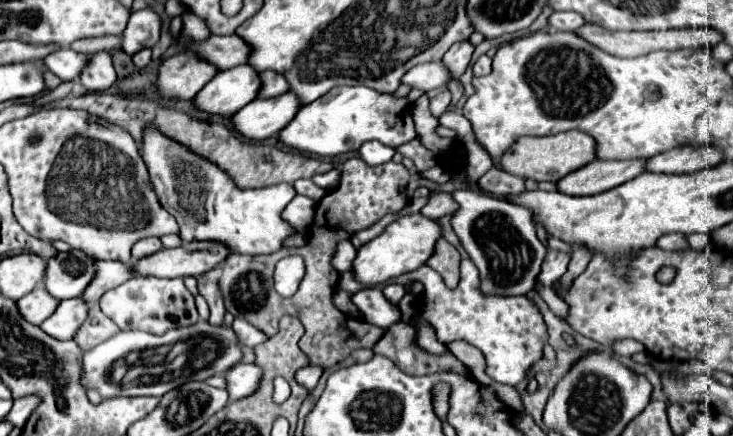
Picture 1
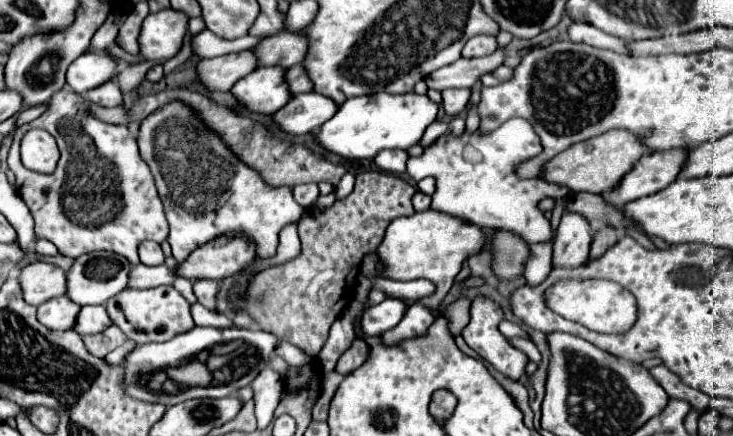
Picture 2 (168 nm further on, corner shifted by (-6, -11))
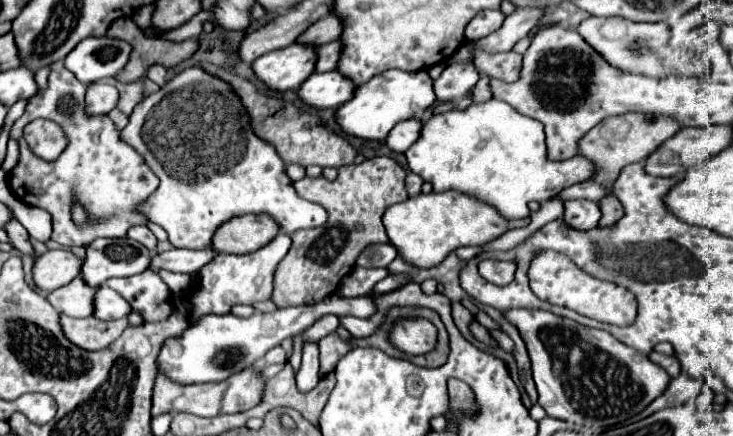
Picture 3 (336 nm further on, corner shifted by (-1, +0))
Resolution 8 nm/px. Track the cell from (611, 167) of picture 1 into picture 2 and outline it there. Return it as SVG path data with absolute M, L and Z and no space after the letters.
M688 149L650 153L642 157L634 165L634 169L628 175L624 175L620 185L604 195L604 199L620 209L630 201L658 193L676 181L680 167L684 167L684 159L688 159Z

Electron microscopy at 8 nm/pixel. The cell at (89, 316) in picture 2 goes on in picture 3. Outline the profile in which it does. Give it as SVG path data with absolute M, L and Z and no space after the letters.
M103 284L103 288L99 288L95 292L93 298L93 318L97 320L115 320L115 318L123 318L131 312L131 308L127 308L127 302L113 292L109 286Z

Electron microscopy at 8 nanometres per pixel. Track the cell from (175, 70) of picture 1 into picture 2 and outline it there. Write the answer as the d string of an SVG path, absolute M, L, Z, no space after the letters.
M252 49L242 53L228 53L198 63L200 81L212 91L230 91L236 81L258 67L258 57Z

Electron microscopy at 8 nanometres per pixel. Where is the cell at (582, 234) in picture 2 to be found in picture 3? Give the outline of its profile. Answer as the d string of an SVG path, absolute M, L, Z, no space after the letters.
M567 200L563 222L573 230L591 230L601 218L597 202L591 200Z

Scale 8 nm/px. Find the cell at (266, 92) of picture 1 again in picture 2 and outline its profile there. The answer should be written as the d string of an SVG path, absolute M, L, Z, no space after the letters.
M302 65L290 67L290 69L286 71L286 81L288 81L288 85L290 85L292 95L312 91L312 81L308 79L308 71L304 71Z

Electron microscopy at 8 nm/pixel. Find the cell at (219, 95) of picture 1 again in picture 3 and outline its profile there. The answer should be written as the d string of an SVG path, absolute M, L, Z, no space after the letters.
M291 44L281 50L267 52L265 56L251 62L253 74L271 90L287 92L297 90L315 68L315 48L303 48Z

